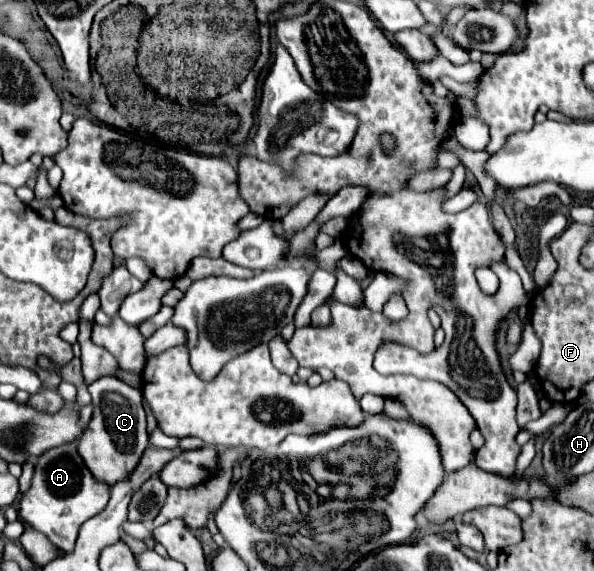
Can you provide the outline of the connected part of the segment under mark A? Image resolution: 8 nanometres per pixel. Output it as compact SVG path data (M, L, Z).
M65 443L37 457L31 487L19 497L19 517L33 529L41 531L53 545L71 553L79 527L103 511L107 501L109 487L105 487L105 483L97 483L97 479L89 475L89 469L77 451L77 443Z

